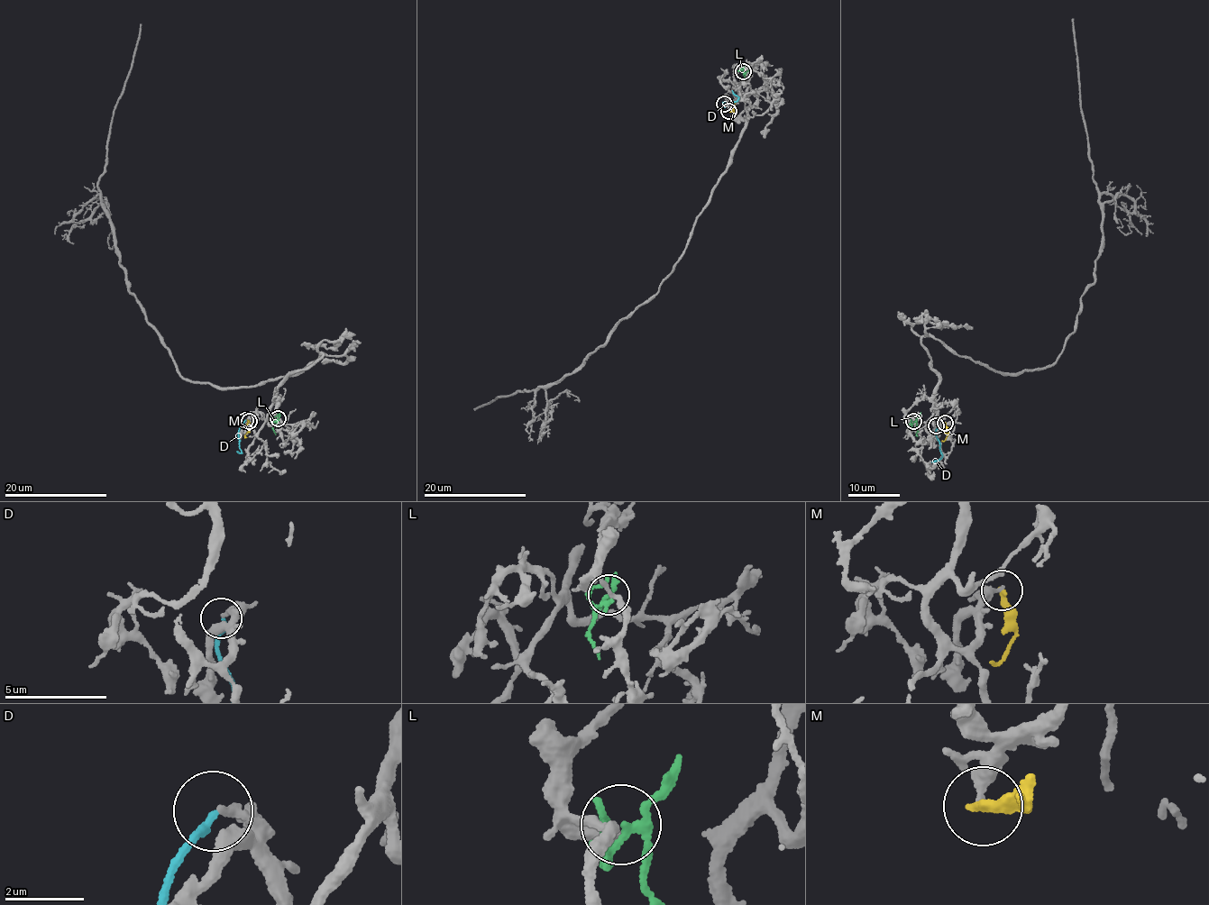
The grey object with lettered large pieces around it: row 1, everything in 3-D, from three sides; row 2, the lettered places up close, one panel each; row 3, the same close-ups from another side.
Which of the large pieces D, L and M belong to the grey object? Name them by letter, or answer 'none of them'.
none of them

